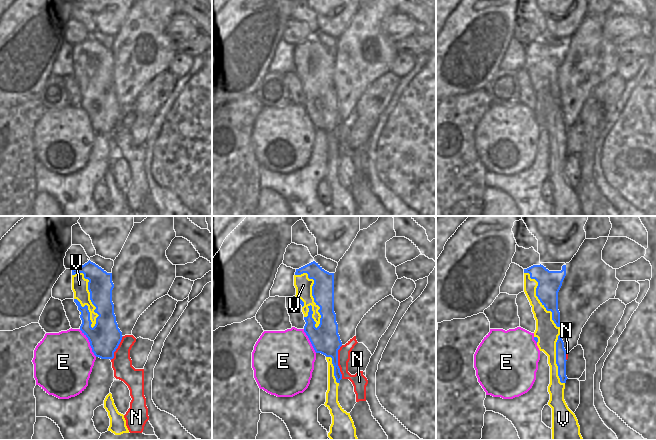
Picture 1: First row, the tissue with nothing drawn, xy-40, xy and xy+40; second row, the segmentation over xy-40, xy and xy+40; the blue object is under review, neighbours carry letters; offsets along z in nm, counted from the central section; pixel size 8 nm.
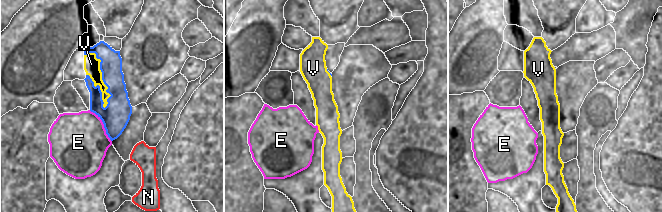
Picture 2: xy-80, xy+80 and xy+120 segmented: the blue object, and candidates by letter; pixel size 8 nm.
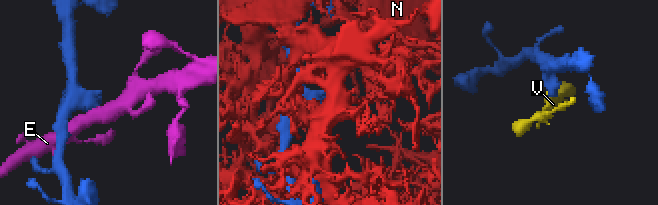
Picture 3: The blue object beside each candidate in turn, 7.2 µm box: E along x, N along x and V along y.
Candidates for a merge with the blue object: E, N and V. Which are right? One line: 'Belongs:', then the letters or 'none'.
Belongs: none

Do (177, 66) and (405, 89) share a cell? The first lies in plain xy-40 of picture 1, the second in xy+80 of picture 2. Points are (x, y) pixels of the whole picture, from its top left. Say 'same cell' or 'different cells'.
different cells

